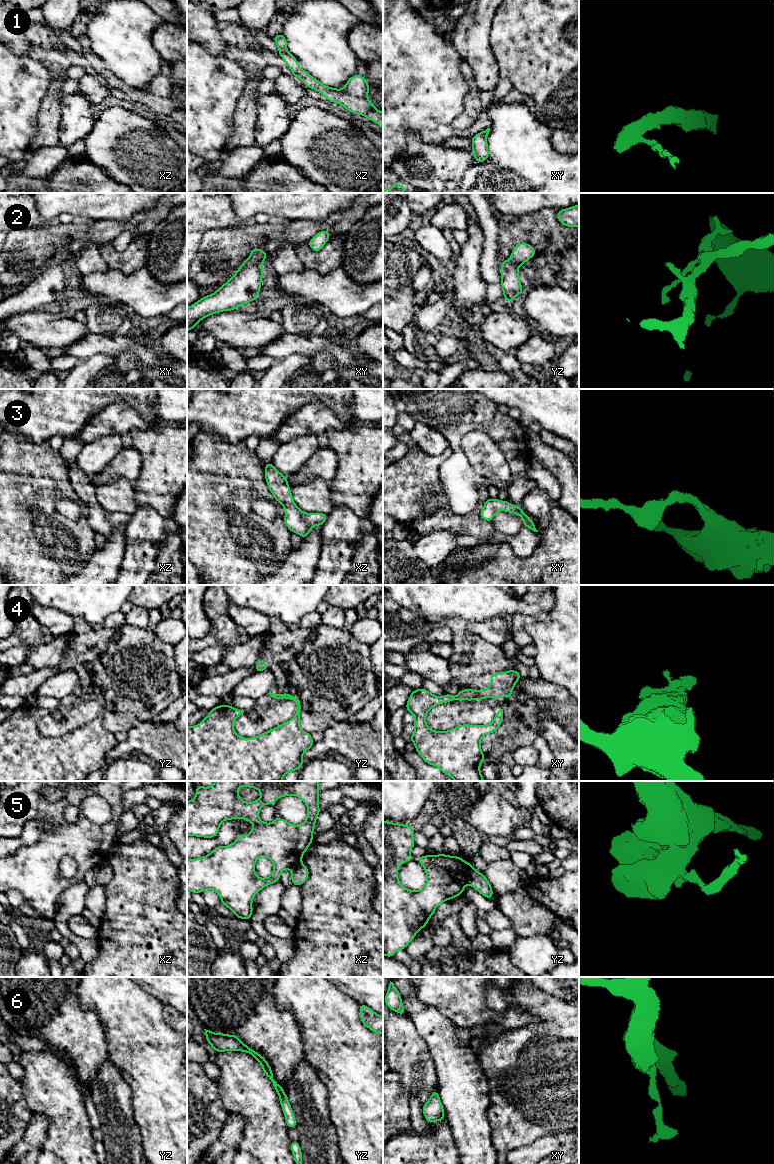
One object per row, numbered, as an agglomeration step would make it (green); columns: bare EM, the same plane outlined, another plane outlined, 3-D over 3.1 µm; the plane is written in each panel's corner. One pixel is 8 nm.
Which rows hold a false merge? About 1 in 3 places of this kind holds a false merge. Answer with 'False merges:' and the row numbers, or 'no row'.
False merges: 4, 5

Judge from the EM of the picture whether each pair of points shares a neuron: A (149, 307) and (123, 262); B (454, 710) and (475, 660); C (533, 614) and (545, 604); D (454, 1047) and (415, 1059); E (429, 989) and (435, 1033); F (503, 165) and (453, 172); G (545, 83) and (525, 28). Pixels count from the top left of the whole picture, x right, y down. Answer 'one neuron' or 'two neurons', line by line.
A: two neurons
B: one neuron
C: two neurons
D: two neurons
E: two neurons
F: two neurons
G: one neuron

